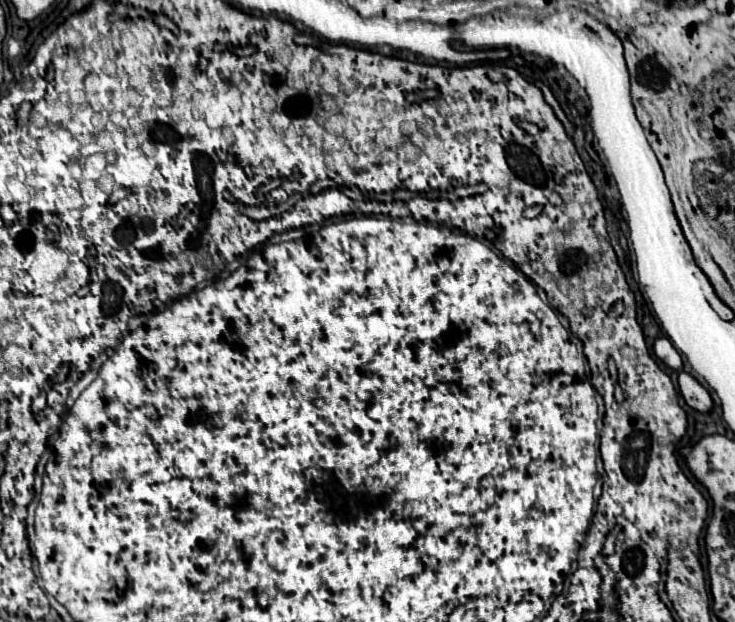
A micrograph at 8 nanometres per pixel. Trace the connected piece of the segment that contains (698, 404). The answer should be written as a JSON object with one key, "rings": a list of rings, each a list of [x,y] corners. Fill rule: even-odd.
{"rings":[[[679,372],[677,383],[684,402],[690,408],[694,408],[698,412],[710,412],[712,410],[712,398],[710,398],[708,390],[702,384],[698,384],[696,380],[692,380],[689,373]]]}

